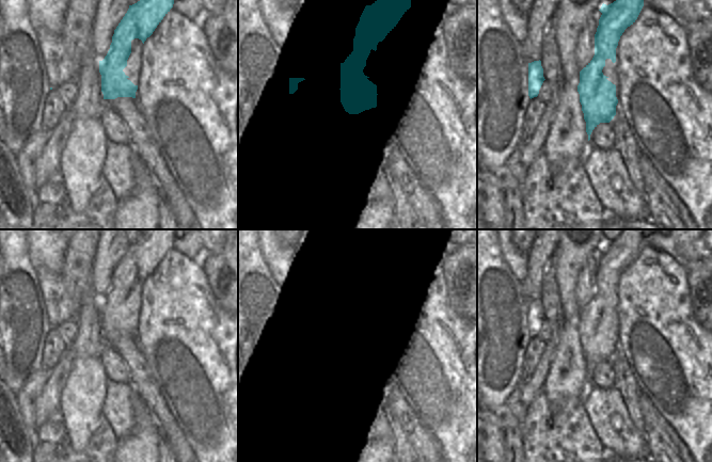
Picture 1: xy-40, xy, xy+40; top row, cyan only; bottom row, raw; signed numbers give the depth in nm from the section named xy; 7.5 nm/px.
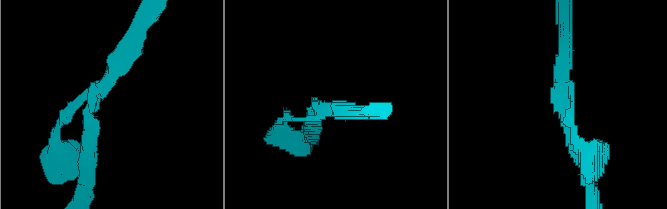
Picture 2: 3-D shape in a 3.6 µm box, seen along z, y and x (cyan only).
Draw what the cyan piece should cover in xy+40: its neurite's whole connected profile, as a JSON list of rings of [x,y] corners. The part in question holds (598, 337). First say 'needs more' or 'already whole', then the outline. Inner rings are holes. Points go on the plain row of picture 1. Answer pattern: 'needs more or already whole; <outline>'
already whole; [[[622,229],[611,243],[602,243],[602,254],[595,273],[595,294],[580,310],[577,331],[586,361],[588,380],[600,362],[610,362],[616,354],[616,324],[602,312],[605,299],[616,301],[616,287],[624,269],[633,264],[644,245],[646,229]]]

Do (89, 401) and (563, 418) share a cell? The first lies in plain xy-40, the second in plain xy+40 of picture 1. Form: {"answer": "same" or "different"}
{"answer": "different"}

